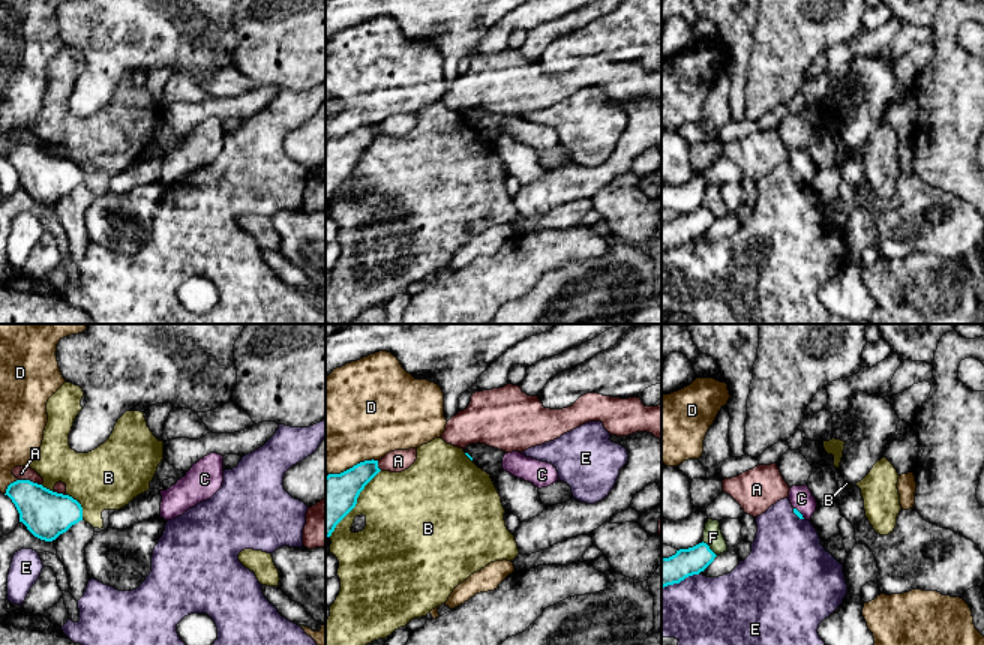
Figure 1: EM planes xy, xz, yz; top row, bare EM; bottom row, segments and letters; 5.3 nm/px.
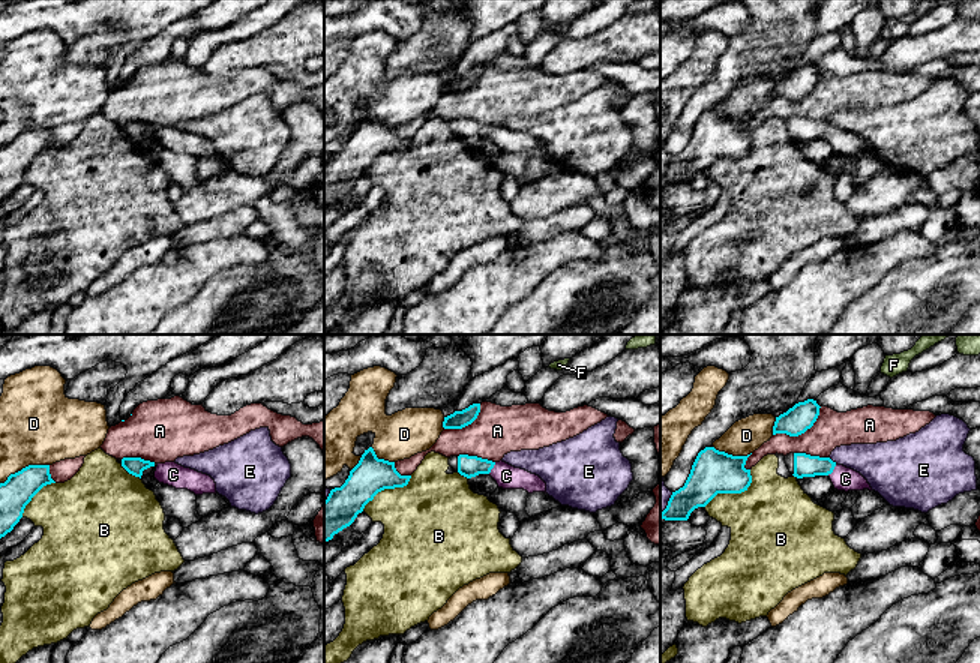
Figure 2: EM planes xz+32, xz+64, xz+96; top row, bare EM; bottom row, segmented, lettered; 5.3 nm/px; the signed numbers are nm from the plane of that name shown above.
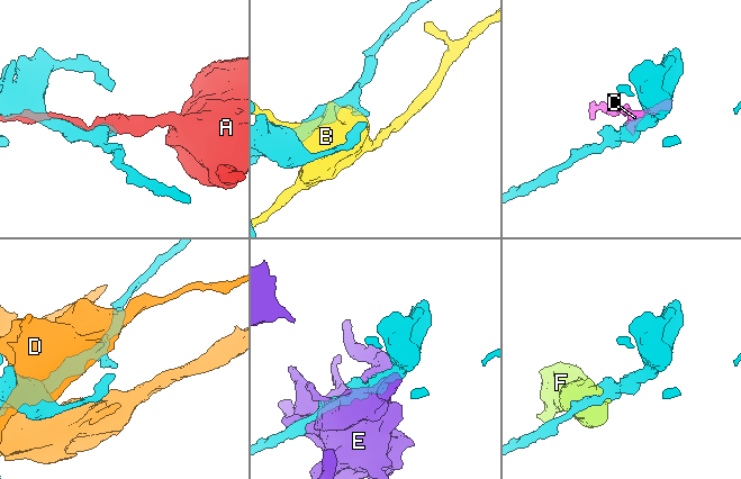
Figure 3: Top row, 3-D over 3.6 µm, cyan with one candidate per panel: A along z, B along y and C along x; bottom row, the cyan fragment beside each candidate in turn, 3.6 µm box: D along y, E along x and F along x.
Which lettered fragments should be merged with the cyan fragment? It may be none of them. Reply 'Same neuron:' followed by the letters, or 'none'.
Same neuron: C

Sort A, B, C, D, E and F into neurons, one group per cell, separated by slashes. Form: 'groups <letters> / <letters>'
groups A / B / C / D / E / F

